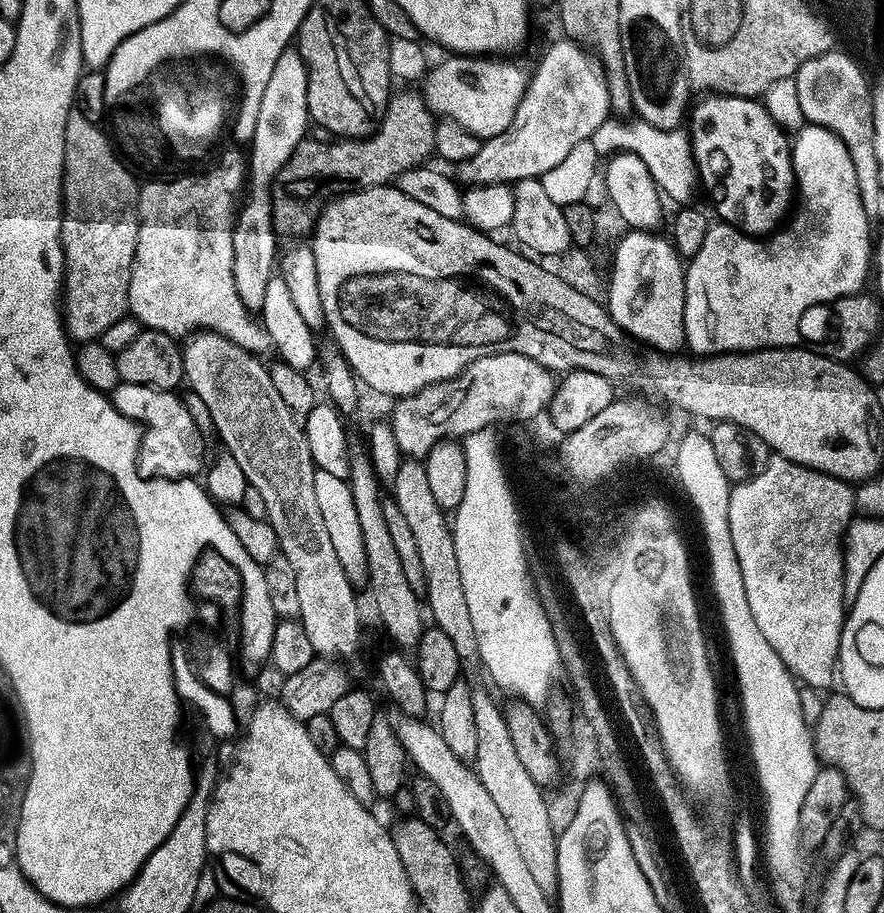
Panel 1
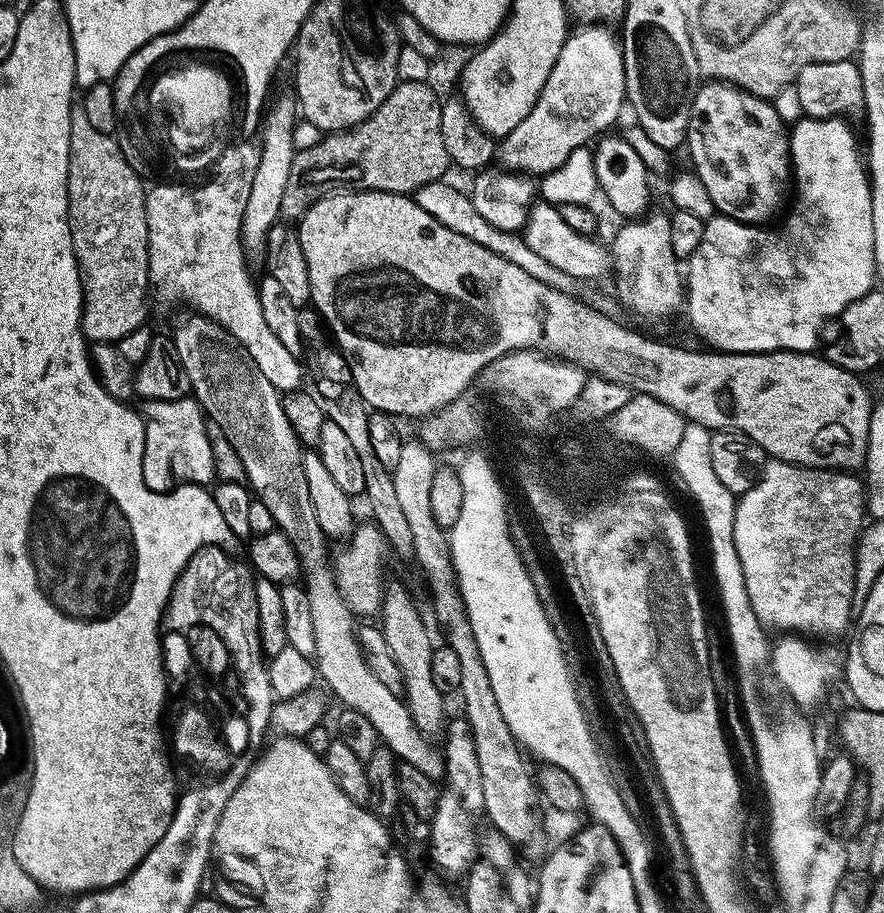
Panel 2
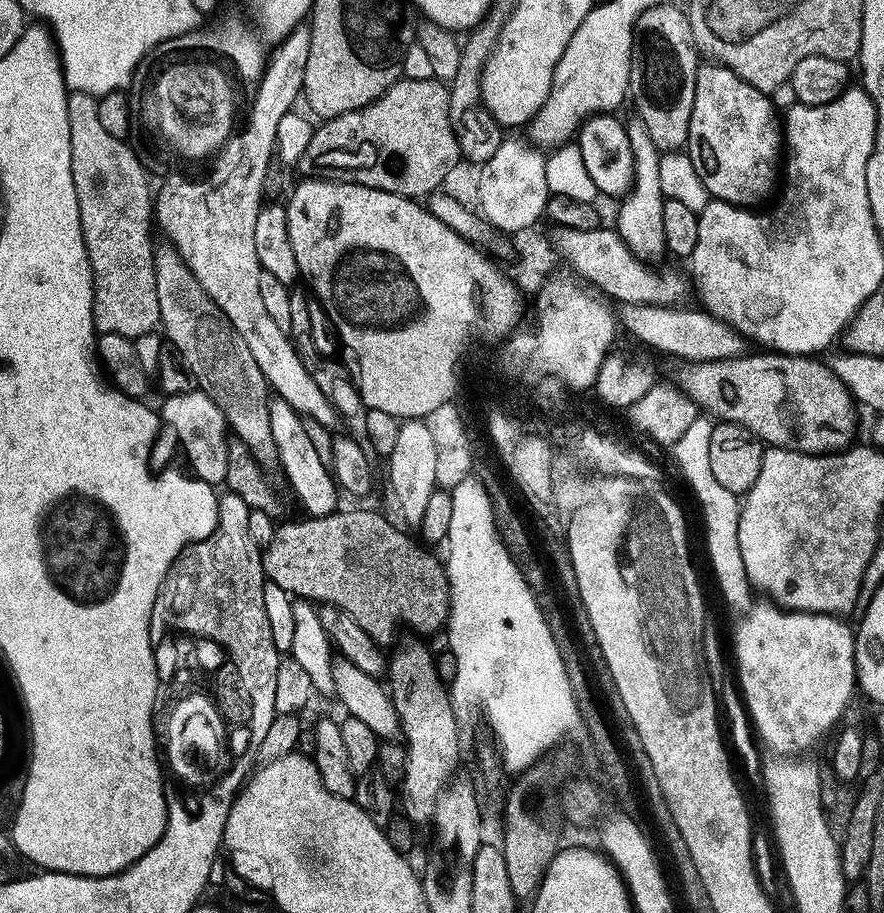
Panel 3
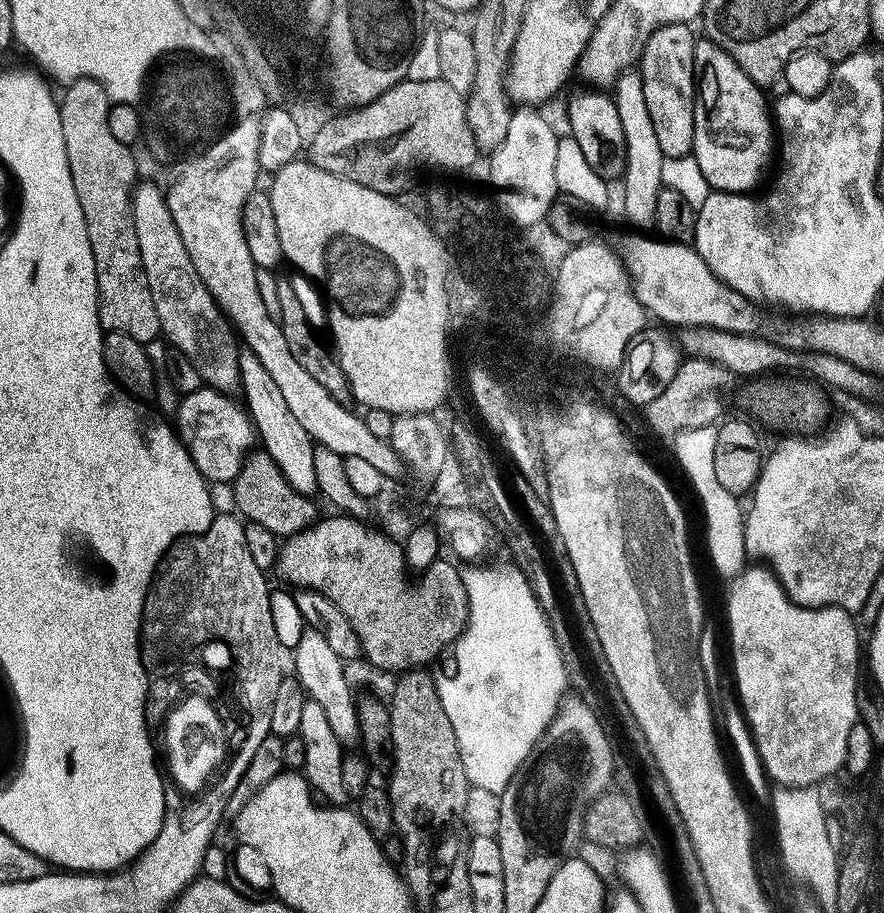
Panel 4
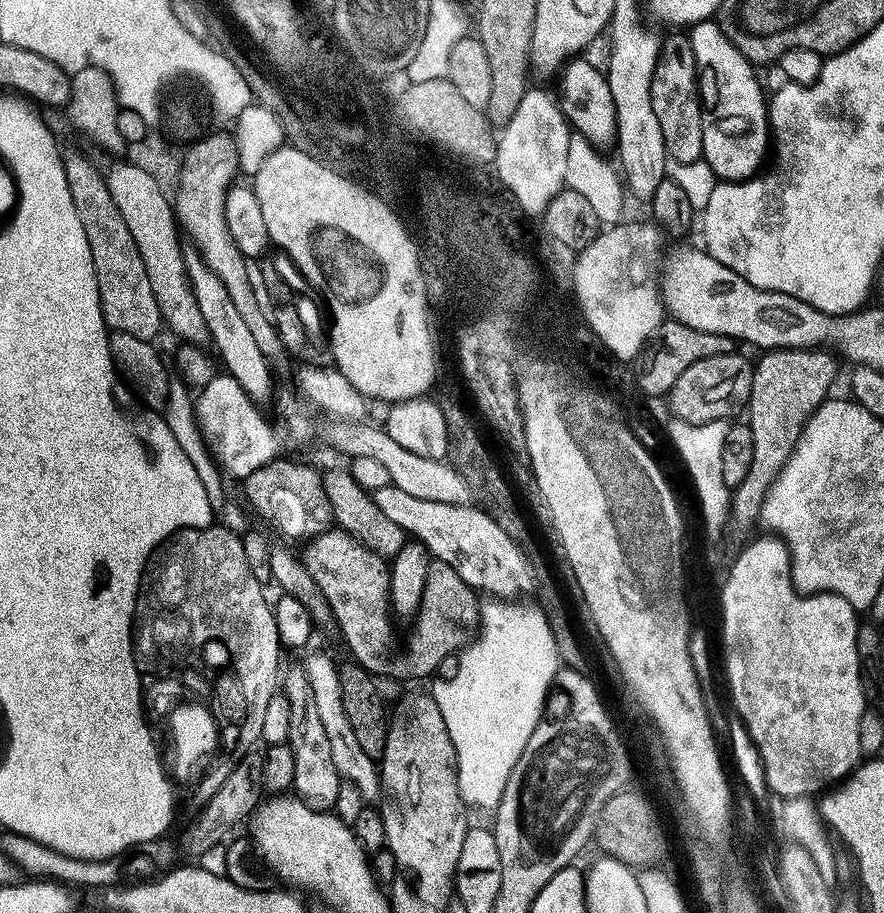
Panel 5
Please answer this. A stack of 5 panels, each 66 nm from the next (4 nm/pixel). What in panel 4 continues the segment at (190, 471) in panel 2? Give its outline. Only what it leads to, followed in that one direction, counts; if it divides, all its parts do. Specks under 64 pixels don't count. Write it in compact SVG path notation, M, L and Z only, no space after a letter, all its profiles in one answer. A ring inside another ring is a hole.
M199 387L185 393L179 401L176 413L178 435L205 481L227 485L236 479L244 457L255 447L255 427L243 405L230 399L233 397L211 387ZM204 460L218 460L218 468L206 468Z

